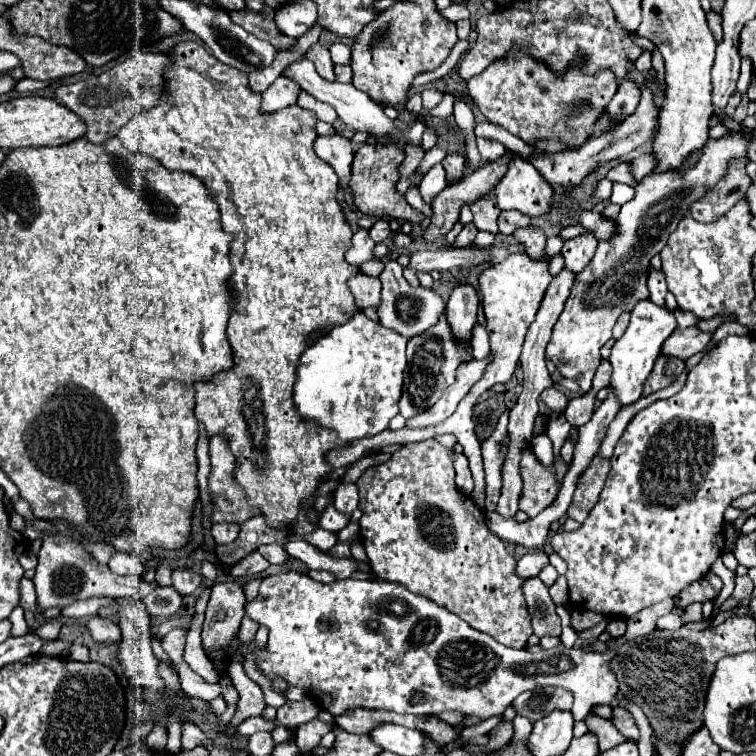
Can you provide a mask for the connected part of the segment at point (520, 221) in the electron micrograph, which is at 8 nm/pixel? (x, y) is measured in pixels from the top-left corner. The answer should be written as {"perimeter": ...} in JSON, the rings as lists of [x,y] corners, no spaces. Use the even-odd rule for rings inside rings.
{"perimeter":[[[502,211],[498,217],[498,227],[500,227],[500,233],[504,235],[512,235],[514,231],[530,225],[532,221],[526,215],[520,215],[520,211]]]}

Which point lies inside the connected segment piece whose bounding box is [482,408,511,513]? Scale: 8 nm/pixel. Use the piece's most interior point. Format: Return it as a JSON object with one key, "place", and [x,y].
{"place":[491,447]}

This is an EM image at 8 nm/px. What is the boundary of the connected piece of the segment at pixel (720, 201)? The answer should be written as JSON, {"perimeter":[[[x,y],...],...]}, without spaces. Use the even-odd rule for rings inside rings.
{"perimeter":[[[730,159],[726,175],[714,187],[710,187],[694,205],[690,205],[692,217],[700,223],[710,223],[712,219],[718,219],[736,205],[736,201],[746,193],[750,183],[752,179],[744,169],[744,161]]]}

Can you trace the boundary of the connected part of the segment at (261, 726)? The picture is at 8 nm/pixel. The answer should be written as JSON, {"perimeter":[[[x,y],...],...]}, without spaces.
{"perimeter":[[[248,717],[238,725],[238,735],[240,737],[250,737],[256,731],[272,731],[276,727],[276,721],[266,721],[262,717]]]}

